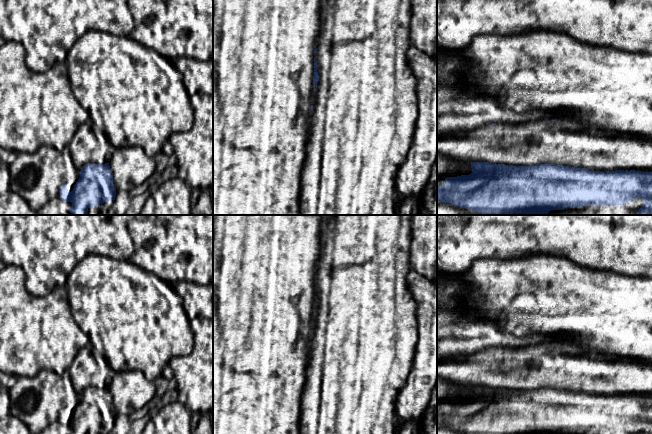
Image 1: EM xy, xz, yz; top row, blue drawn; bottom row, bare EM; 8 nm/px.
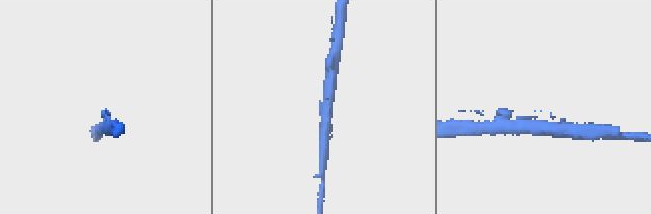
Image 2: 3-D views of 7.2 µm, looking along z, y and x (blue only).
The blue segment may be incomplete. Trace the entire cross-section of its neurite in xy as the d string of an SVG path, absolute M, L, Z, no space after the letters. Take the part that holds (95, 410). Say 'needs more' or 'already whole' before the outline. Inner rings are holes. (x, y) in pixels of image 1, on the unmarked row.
needs more; M52 372L53 378L44 388L42 399L48 409L48 422L58 426L58 434L88 434L104 426L114 425L116 413L113 408L113 397L109 387L88 387L77 392L70 375L65 378Z

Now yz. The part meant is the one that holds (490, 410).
needs more; M471 386L472 397L457 401L445 402L443 409L437 410L437 423L445 427L445 434L564 434L567 431L580 432L582 430L613 430L624 429L636 422L643 423L643 430L639 434L652 434L652 396L636 394L593 395L586 392L575 392L556 388L538 388L528 390L513 390L492 388L489 386Z

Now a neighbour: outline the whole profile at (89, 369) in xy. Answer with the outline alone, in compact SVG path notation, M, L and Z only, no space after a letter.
M90 343L78 351L68 371L77 392L88 387L109 387L115 374L106 359Z

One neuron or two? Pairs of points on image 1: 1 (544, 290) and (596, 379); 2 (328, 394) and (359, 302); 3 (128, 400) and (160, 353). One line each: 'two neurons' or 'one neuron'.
1: two neurons
2: one neuron
3: two neurons

